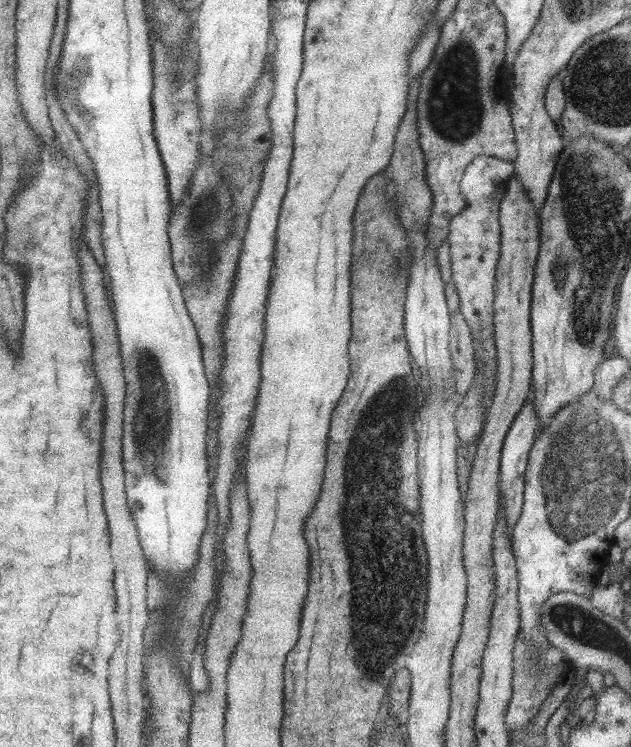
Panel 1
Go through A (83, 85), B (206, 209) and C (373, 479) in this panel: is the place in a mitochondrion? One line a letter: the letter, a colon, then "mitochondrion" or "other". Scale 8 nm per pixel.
A: mitochondrion
B: mitochondrion
C: mitochondrion

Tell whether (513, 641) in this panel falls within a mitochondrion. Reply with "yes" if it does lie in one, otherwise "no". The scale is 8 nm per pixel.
no

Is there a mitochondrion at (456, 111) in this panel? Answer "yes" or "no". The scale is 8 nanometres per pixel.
yes

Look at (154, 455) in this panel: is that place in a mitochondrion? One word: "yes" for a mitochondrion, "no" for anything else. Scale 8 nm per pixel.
yes

